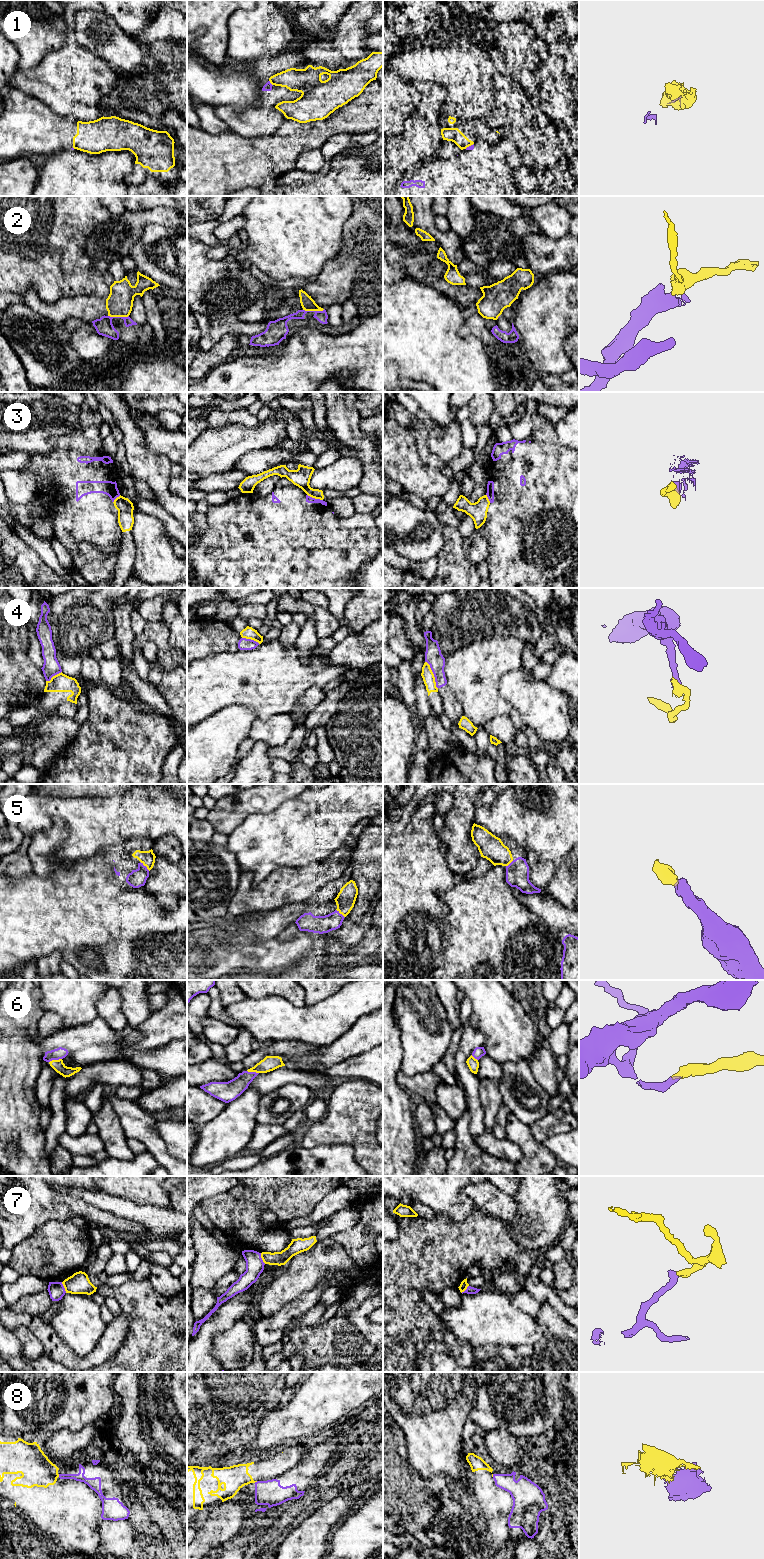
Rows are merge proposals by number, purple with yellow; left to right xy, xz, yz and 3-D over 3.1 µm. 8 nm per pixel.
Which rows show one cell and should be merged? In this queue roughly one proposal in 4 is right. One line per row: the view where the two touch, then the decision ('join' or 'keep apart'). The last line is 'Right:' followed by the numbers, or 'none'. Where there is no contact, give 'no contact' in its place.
1: xz | keep apart
2: xz | keep apart
3: xz | keep apart
4: yz | keep apart
5: xy | join
6: xy | join
7: xy | keep apart
8: xy | keep apart
Right: 5, 6

